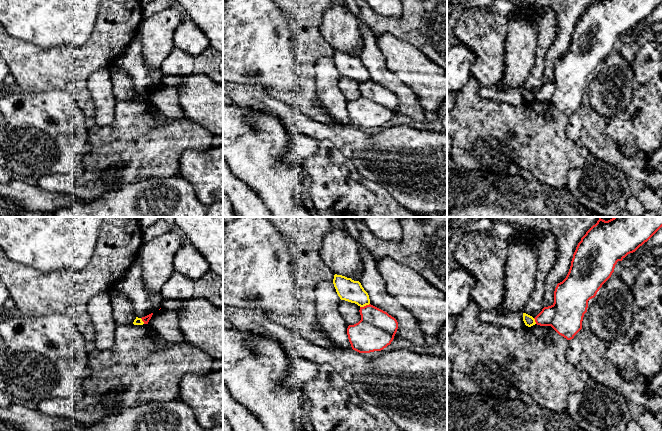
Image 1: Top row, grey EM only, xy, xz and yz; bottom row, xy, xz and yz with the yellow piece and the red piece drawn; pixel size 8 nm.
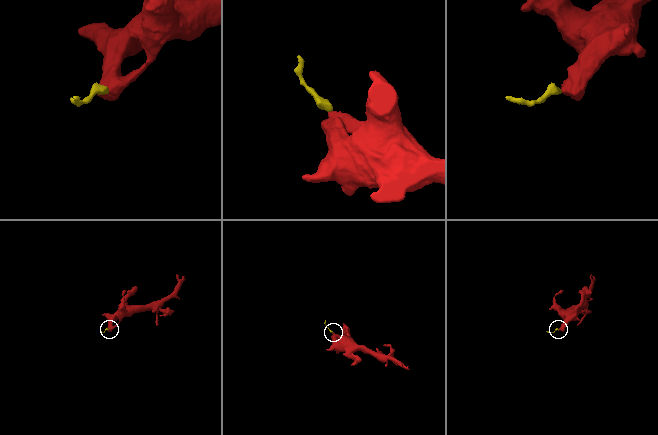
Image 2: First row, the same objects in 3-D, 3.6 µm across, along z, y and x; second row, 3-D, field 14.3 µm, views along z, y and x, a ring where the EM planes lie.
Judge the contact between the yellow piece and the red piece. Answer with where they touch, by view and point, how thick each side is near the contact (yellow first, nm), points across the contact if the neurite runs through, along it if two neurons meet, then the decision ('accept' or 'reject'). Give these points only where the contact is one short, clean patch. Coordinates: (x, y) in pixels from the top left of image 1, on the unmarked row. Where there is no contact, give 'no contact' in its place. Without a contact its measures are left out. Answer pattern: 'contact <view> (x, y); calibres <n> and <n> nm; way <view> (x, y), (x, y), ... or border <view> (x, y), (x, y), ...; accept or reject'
contact xz (364, 81); calibres 180 and 300 nm; border xz (369, 79), (360, 83); reject

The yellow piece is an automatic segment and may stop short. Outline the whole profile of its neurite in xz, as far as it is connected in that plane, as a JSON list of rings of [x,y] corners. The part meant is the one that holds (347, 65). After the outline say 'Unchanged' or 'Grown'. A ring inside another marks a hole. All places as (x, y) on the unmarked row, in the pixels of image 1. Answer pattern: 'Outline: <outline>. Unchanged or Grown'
Outline: [[[335,50],[333,60],[341,76],[355,79],[360,83],[370,80],[369,71],[359,57]]]. Unchanged

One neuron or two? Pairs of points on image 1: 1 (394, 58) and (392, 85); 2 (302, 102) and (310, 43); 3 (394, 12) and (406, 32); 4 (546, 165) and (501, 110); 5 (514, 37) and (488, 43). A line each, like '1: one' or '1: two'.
1: two
2: one
3: two
4: one
5: two

